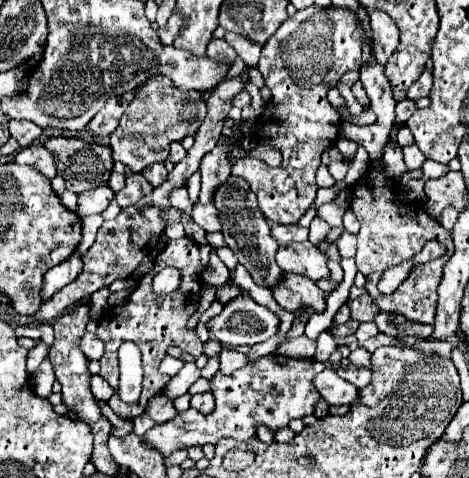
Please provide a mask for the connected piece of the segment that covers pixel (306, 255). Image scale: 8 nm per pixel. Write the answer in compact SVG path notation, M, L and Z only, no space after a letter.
M309 241L281 245L275 253L275 261L283 271L305 273L313 281L329 277L325 255L317 247L313 247Z

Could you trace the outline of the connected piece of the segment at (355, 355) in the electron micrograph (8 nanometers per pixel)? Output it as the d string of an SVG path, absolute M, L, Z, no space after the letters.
M357 347L355 351L351 351L349 355L349 361L355 363L357 367L369 367L369 361L371 361L371 353L365 351L363 347Z

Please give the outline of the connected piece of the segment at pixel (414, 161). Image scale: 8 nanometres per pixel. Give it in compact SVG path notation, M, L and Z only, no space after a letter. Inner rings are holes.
M417 145L405 147L403 155L405 155L405 163L407 163L409 169L421 169L423 163L425 163L425 155L421 153L421 149Z

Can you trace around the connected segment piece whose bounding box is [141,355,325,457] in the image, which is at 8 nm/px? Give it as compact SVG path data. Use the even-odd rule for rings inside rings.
M267 355L235 371L233 375L217 375L211 381L211 393L215 393L217 407L209 417L201 417L195 409L179 413L173 421L165 425L155 425L149 429L141 441L151 449L157 449L163 457L185 447L203 447L205 443L215 445L223 437L233 437L235 441L247 443L255 437L257 425L267 425L273 431L289 425L291 419L301 419L313 415L315 403L319 401L317 389L313 389L313 377L325 369L323 363L315 359L289 359L283 355Z

